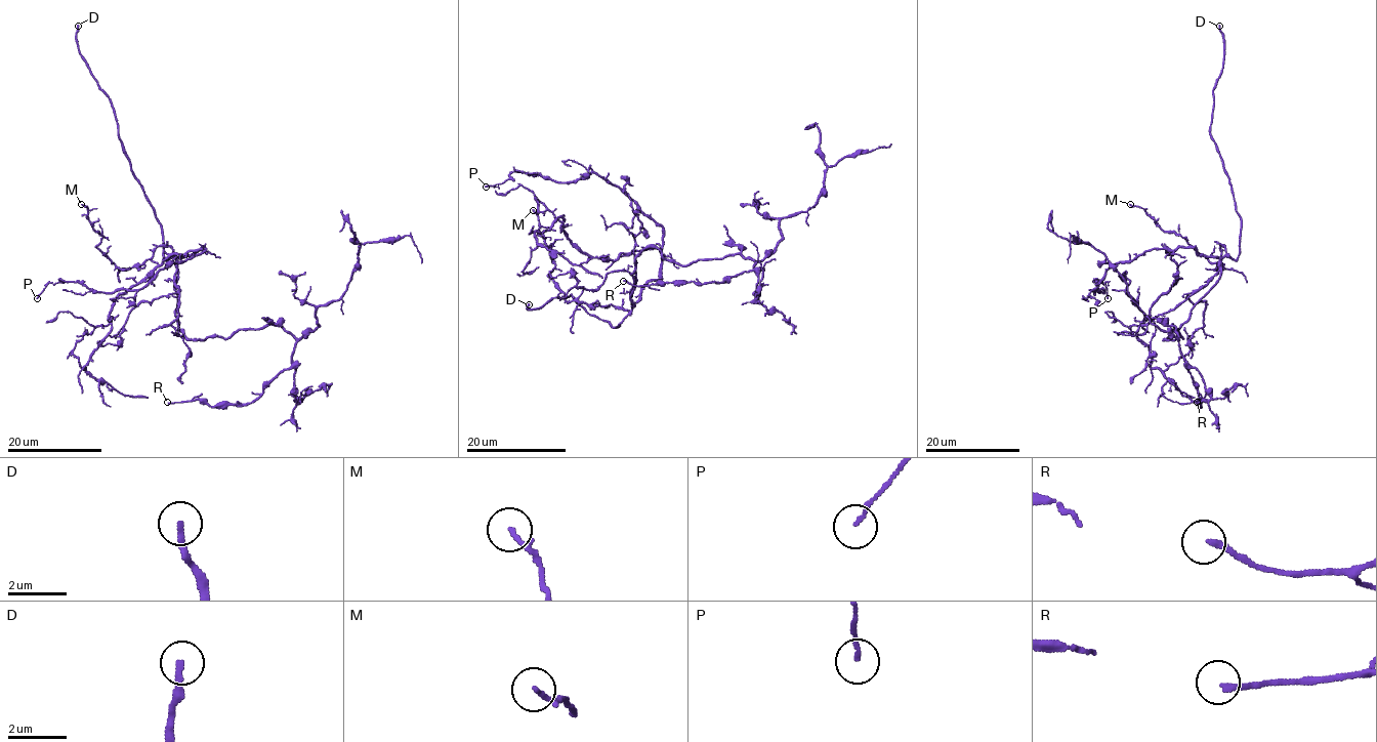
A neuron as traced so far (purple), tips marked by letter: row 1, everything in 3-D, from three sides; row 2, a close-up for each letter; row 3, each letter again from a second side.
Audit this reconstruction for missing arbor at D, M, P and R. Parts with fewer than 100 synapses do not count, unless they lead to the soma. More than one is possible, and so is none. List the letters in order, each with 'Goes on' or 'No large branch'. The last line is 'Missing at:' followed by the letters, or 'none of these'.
D: Goes on
M: No large branch
P: No large branch
R: No large branch
Missing at: D

